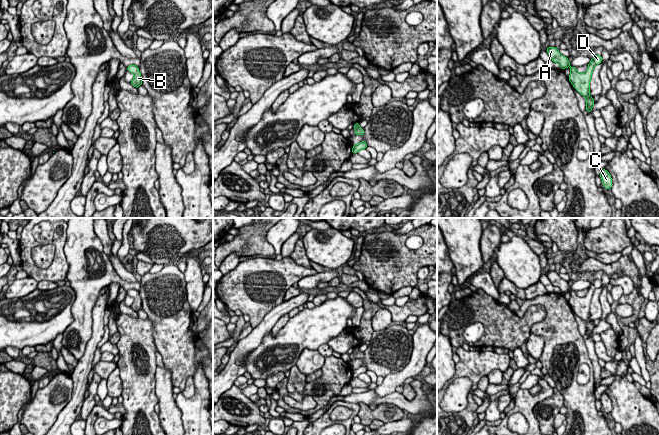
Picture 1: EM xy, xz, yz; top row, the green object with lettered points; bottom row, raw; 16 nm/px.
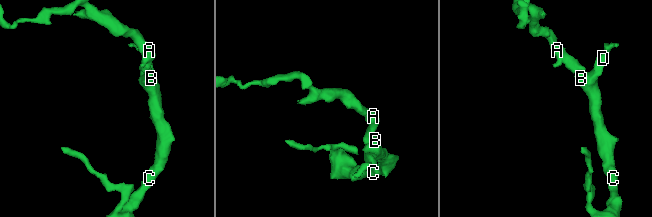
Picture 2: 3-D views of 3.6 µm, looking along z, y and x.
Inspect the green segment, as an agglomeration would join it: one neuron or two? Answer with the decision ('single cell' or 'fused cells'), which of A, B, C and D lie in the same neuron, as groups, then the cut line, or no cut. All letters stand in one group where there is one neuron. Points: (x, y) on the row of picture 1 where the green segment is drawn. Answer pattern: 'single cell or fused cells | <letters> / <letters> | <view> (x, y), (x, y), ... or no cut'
single cell | A B C D | no cut

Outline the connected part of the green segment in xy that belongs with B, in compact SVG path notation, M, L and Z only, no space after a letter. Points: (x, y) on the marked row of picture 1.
M130 65L127 67L127 71L134 74L133 80L130 82L135 88L138 88L142 84L142 76L139 72L139 68L136 65Z

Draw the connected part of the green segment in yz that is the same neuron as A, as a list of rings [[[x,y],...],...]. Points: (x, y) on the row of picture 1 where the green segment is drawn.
[[[547,47],[547,53],[552,59],[553,62],[558,63],[561,66],[561,69],[565,69],[567,67],[570,68],[569,81],[573,85],[573,87],[583,95],[586,99],[586,110],[591,112],[593,105],[595,104],[594,98],[589,96],[590,93],[590,82],[593,70],[596,65],[602,62],[602,57],[600,55],[595,55],[591,62],[588,64],[588,69],[585,73],[579,73],[576,71],[576,67],[570,66],[570,61],[567,57],[563,56],[559,50],[555,47]]]

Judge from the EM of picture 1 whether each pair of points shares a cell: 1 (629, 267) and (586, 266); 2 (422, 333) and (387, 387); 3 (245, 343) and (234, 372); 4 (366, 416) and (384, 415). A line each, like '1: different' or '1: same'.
1: same
2: same
3: same
4: same

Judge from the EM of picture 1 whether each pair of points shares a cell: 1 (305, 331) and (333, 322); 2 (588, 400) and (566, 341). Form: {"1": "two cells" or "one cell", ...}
{"1": "one cell", "2": "one cell"}

